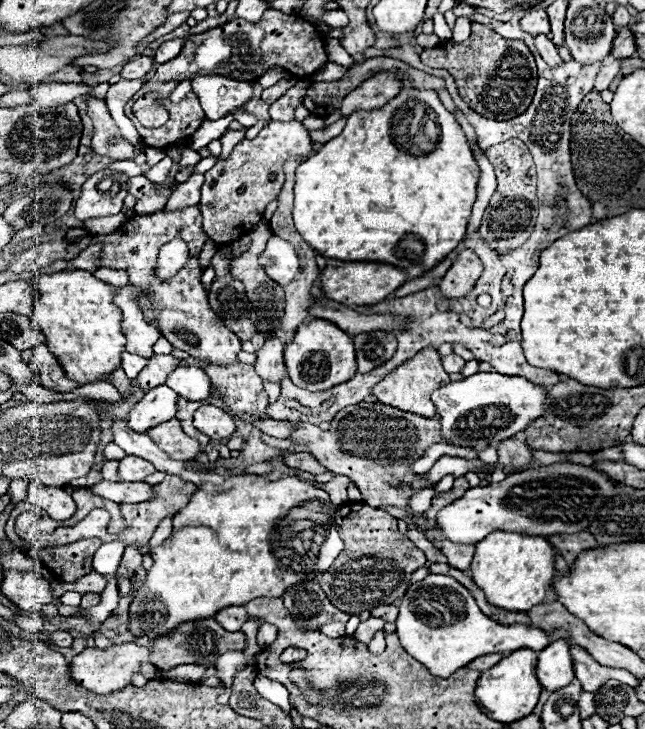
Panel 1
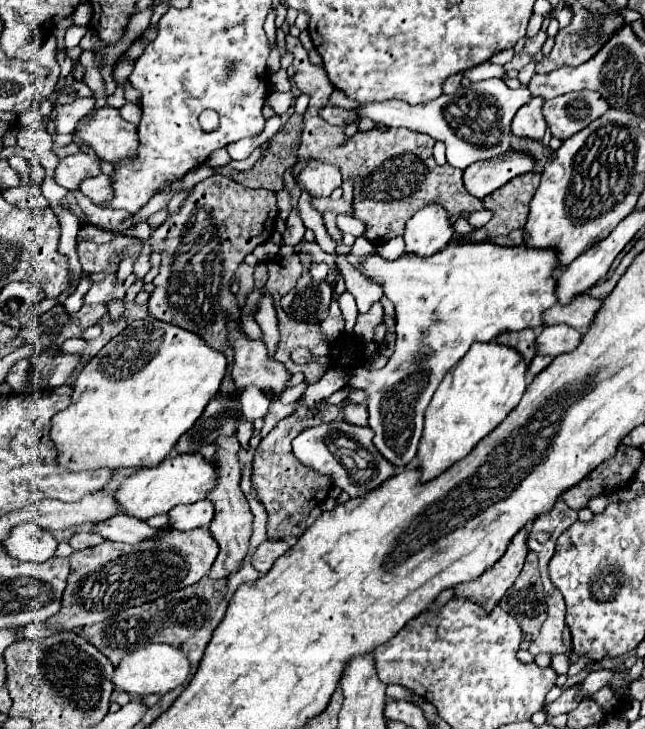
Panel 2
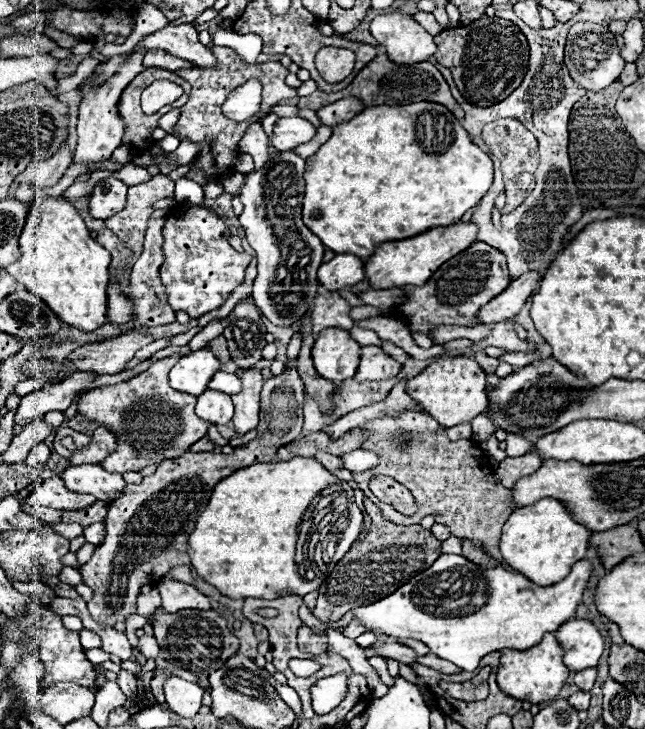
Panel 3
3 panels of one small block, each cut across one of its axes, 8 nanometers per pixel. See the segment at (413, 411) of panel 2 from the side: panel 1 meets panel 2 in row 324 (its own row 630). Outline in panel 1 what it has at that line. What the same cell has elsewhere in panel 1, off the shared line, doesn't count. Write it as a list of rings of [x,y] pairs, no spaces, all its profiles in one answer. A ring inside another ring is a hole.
[[[428,574],[424,580],[412,584],[400,600],[400,614],[396,618],[396,634],[402,648],[422,662],[432,676],[446,678],[456,670],[468,666],[474,658],[500,652],[510,654],[520,648],[540,652],[550,644],[548,634],[534,626],[512,624],[502,626],[480,612],[472,594],[454,578],[444,574]]]

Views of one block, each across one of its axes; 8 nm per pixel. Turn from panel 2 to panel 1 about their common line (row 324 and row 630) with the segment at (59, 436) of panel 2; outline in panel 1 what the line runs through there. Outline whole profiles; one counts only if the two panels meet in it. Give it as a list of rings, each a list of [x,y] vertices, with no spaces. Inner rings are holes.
[[[114,422],[112,430],[114,430],[114,442],[126,454],[142,456],[154,462],[156,470],[166,474],[176,474],[186,481],[198,484],[188,506],[174,516],[174,530],[170,538],[162,546],[150,552],[154,564],[146,572],[146,578],[134,584],[132,588],[132,602],[128,608],[128,618],[130,618],[128,630],[136,638],[154,640],[158,636],[170,634],[174,628],[178,628],[184,622],[212,618],[222,608],[244,606],[246,602],[260,596],[280,598],[288,586],[302,582],[302,576],[298,576],[298,572],[286,572],[286,568],[278,564],[278,556],[274,556],[274,548],[270,548],[270,532],[274,532],[274,524],[278,524],[278,520],[282,520],[282,516],[286,516],[286,512],[290,512],[294,504],[306,504],[306,500],[314,500],[314,496],[318,496],[318,500],[330,500],[330,496],[324,490],[318,490],[292,476],[270,482],[266,476],[240,474],[240,476],[224,478],[213,471],[200,473],[188,468],[185,462],[172,460],[170,456],[166,456],[166,452],[162,452],[146,434],[132,432],[126,426],[126,422]]]

